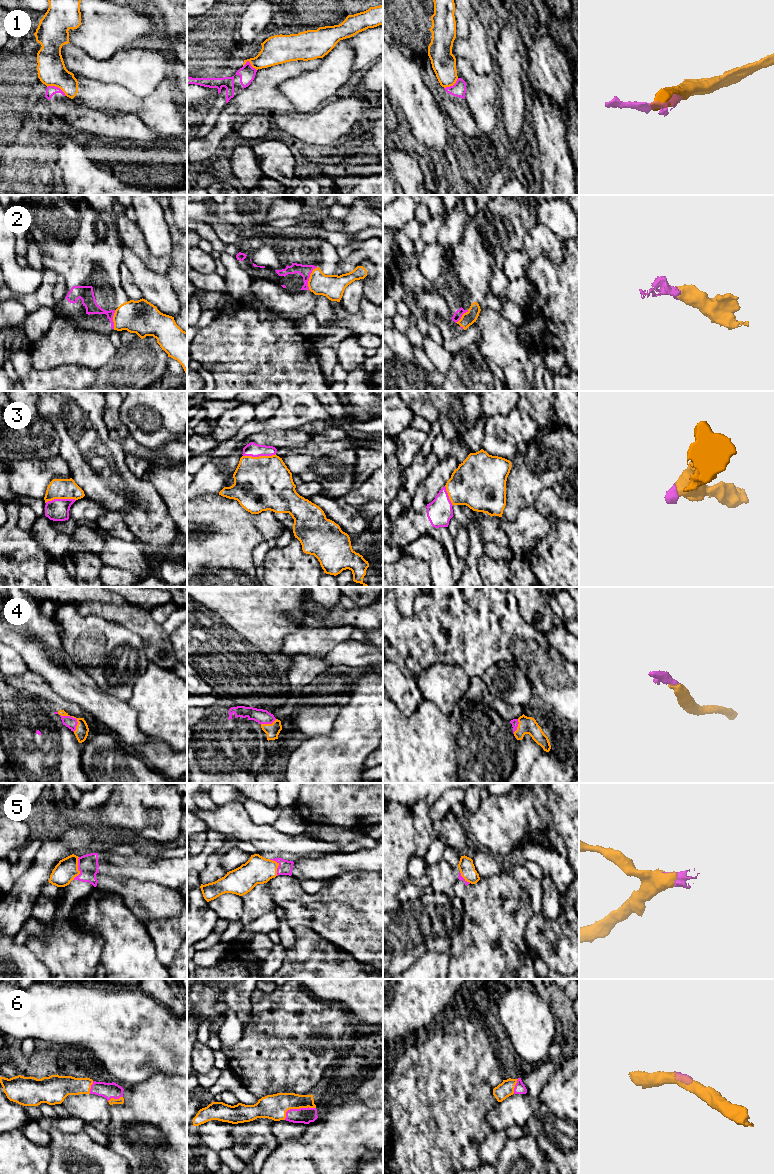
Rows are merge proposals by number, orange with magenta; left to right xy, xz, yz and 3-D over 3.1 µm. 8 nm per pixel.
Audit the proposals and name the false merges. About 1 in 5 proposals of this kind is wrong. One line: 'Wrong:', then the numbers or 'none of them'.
Wrong: 1

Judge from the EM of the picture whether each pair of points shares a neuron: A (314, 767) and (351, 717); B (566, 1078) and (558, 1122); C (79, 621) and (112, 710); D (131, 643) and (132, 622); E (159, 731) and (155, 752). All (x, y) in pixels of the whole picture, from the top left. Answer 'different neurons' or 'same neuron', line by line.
A: same neuron
B: same neuron
C: different neurons
D: different neurons
E: different neurons

